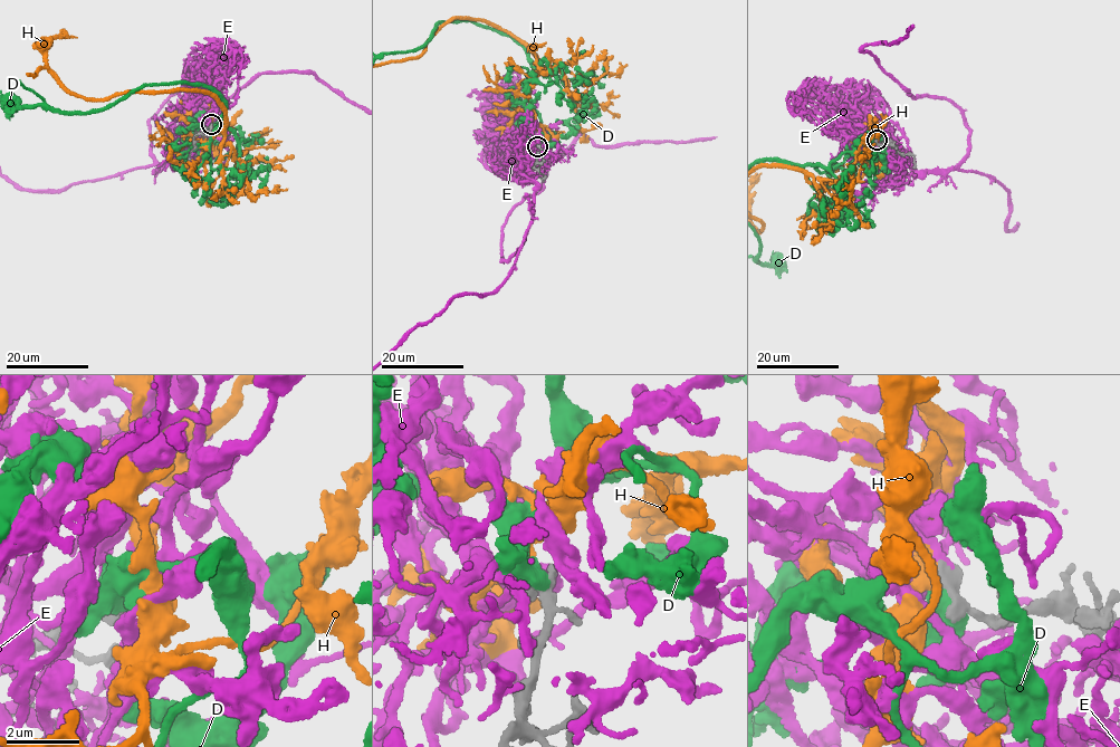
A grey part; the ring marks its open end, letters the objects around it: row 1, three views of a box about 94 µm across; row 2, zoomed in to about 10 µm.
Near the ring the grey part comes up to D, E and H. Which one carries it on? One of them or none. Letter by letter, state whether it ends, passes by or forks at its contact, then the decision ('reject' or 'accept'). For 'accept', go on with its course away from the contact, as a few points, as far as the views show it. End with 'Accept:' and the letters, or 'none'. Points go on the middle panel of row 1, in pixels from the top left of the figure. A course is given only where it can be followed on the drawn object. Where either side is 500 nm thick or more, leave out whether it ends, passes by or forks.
D: reject
E: accept
H: reject
Accept: E

